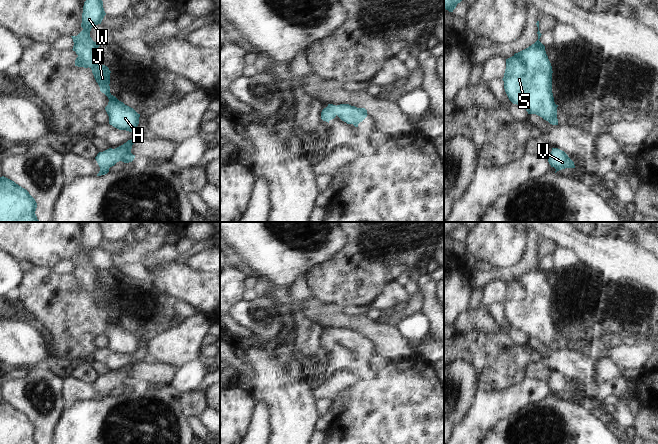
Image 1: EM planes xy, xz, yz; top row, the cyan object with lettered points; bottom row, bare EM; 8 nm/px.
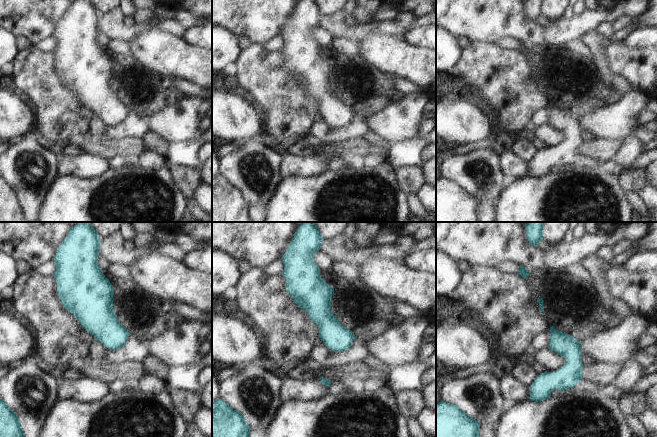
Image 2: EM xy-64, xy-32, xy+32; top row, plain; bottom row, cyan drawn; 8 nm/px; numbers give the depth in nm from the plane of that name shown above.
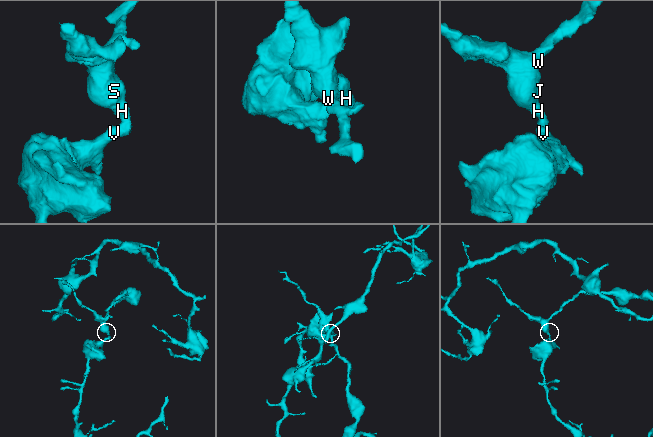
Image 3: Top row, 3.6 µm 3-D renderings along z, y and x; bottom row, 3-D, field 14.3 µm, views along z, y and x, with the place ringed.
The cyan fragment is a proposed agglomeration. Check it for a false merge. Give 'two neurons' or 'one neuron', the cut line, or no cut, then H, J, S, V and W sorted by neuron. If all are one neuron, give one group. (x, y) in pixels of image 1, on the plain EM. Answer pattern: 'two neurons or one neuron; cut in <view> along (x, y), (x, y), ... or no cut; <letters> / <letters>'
one neuron; no cut; H J S V W

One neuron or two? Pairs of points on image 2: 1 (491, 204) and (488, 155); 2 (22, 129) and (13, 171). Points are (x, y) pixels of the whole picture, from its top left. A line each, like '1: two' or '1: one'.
1: one
2: two

